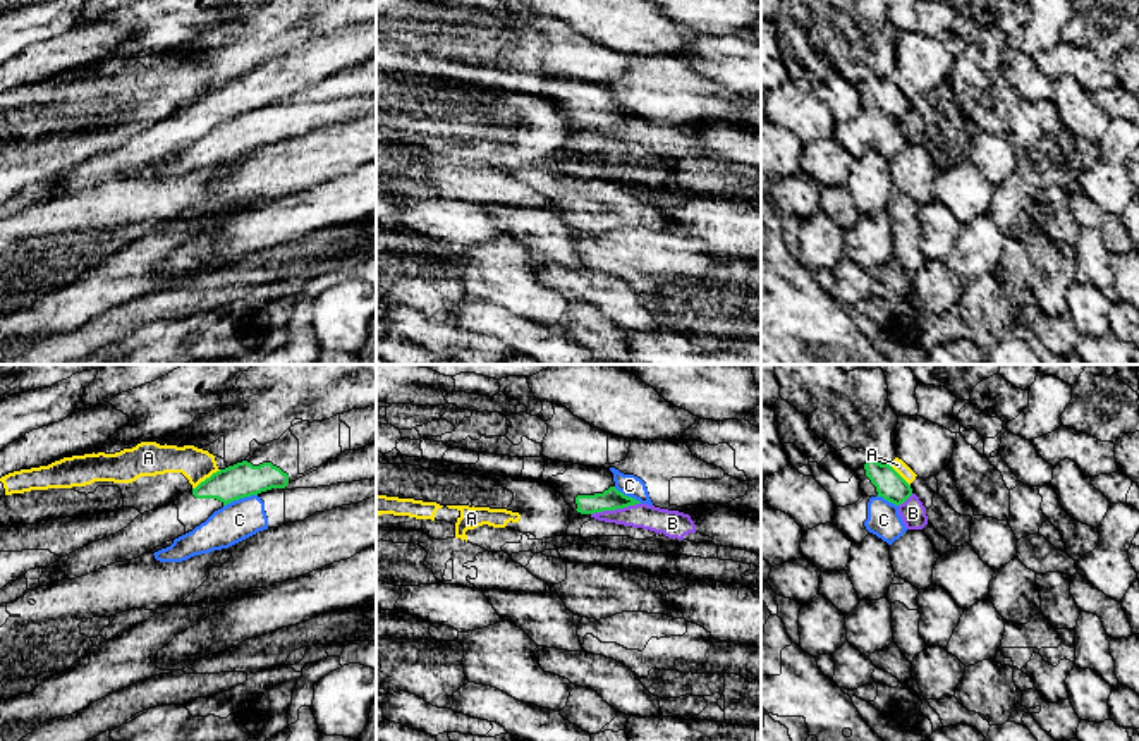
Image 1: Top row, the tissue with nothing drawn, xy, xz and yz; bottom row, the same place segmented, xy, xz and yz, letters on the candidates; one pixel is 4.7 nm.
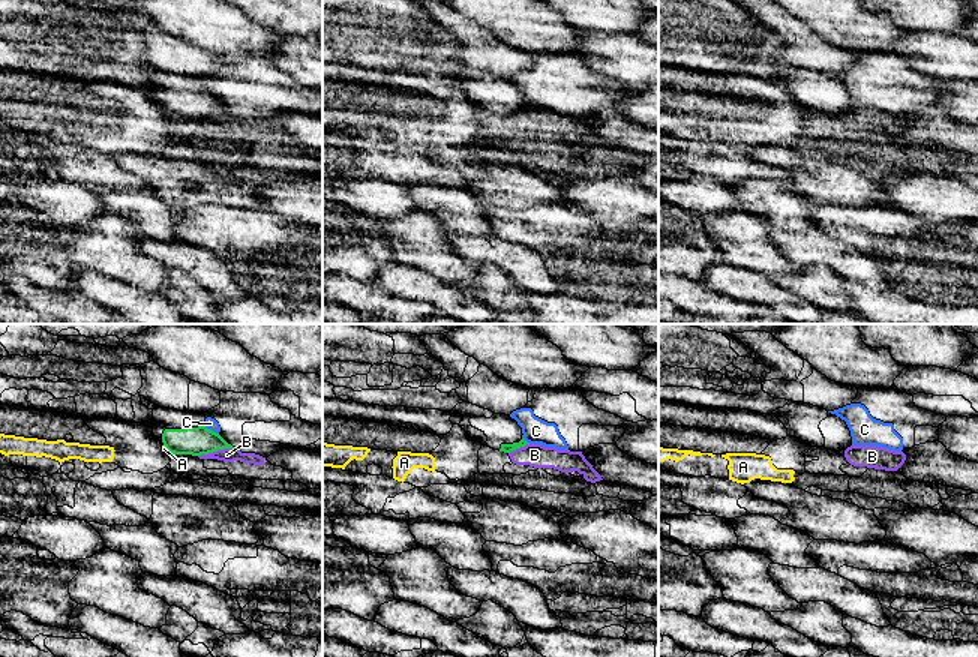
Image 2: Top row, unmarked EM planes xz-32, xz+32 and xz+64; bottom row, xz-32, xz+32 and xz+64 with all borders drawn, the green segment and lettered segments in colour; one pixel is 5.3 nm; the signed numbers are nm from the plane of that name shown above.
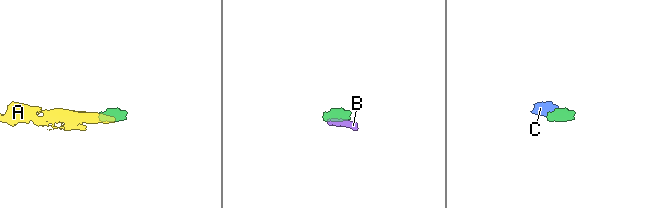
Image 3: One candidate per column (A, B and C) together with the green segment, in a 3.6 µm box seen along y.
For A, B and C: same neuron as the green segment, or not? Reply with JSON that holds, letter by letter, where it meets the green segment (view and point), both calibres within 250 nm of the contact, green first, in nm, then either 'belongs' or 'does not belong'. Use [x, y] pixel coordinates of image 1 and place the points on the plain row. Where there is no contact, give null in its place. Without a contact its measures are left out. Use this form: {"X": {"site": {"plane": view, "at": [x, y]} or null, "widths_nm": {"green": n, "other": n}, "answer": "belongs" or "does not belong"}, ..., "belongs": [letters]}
{"A": {"site": {"plane": "xy", "at": [207, 93]}, "widths_nm": {"green": 160, "other": 160}, "answer": "does not belong"}, "B": {"site": {"plane": "xz", "at": [615, 122]}, "widths_nm": {"green": 100, "other": 120}, "answer": "does not belong"}, "C": {"site": {"plane": "xy", "at": [239, 112]}, "widths_nm": {"green": 160, "other": 190}, "answer": "does not belong"}, "belongs": []}

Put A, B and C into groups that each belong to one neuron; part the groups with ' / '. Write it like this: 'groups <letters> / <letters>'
groups A / B C

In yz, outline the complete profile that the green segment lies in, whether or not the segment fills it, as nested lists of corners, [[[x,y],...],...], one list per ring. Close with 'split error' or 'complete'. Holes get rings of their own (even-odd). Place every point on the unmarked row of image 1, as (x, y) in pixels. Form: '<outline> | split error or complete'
[[[871,70],[856,89],[861,95],[862,110],[878,110],[895,120],[904,119],[912,110],[911,100],[892,83],[892,79],[881,79]]] | split error

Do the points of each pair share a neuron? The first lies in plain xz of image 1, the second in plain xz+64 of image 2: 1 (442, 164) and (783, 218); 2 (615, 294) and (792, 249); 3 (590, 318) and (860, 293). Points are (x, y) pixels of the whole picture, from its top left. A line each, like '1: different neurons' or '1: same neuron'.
1: same neuron
2: same neuron
3: different neurons

